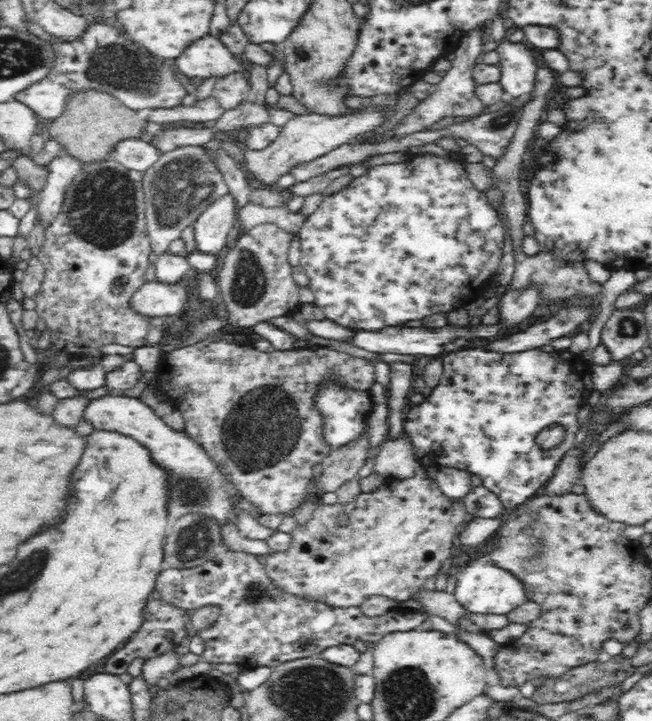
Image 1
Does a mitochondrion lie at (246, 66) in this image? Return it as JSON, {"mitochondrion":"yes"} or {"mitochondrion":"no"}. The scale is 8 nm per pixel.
{"mitochondrion":"no"}

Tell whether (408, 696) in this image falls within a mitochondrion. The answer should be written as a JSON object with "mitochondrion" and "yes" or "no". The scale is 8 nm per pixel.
{"mitochondrion":"yes"}

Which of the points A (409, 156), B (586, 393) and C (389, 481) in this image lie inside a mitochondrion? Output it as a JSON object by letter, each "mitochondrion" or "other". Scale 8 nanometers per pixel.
{"A":"other","B":"other","C":"other"}

